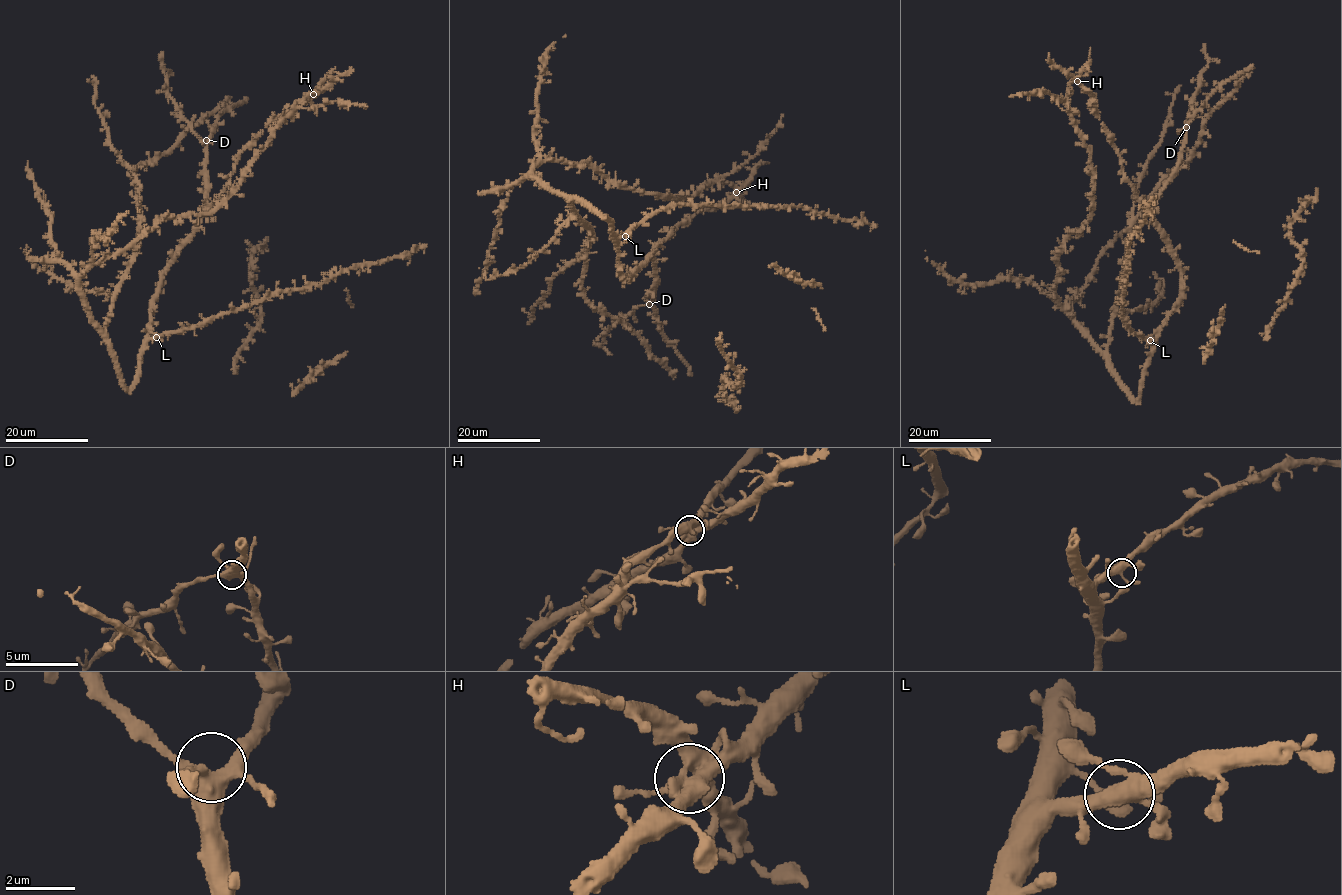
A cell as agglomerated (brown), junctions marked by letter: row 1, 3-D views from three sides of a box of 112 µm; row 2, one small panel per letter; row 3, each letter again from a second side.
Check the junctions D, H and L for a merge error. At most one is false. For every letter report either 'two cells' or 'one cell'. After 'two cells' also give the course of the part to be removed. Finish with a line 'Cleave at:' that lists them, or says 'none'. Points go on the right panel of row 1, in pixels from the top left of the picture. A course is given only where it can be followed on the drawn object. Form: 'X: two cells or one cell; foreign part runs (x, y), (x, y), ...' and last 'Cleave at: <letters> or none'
D: one cell
H: one cell
L: one cell
Cleave at: none

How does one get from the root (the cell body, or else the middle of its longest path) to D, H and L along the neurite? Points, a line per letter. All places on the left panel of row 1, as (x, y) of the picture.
D: (109, 347), (117, 372), (128, 388), (135, 380), (160, 275), (192, 233), (202, 209), (207, 190), (206, 140)
H: (109, 347), (81, 289), (81, 276), (128, 248), (164, 217), (211, 213), (237, 185), (279, 123), (313, 93)
L: (109, 347), (117, 372), (128, 388), (135, 380), (143, 345), (156, 337)

